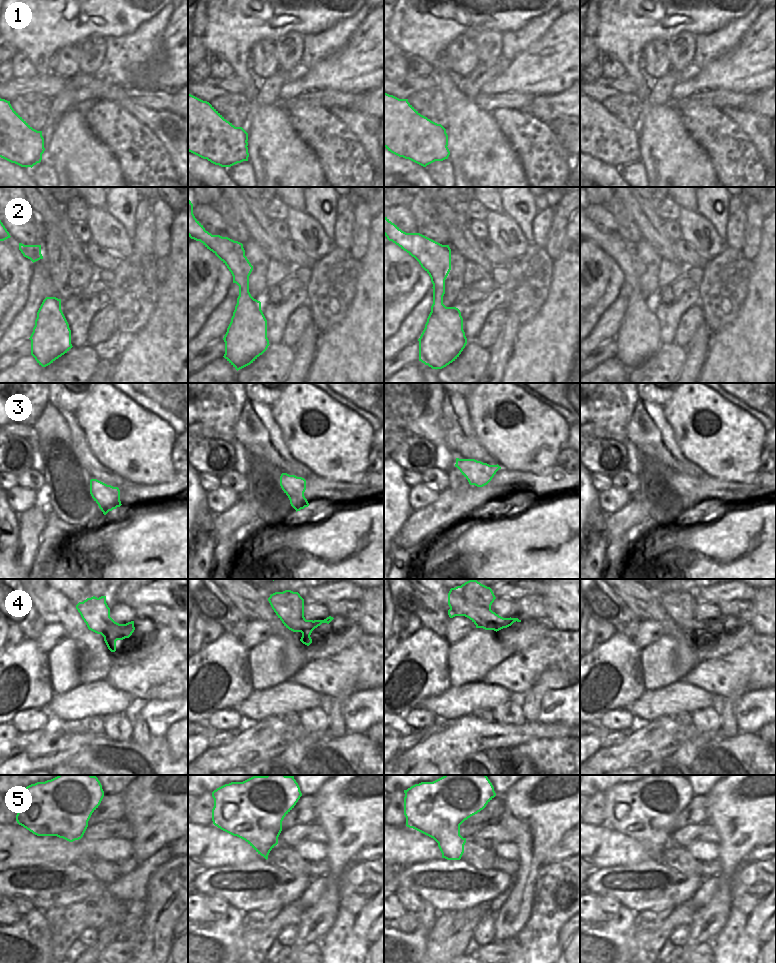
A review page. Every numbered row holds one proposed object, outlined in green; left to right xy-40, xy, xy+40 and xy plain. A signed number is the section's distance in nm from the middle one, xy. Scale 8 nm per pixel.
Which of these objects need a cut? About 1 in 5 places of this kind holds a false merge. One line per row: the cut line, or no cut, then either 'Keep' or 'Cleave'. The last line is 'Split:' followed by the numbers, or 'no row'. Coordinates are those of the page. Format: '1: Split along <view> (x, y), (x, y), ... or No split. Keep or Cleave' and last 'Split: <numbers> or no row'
1: No split. Keep
2: No split. Keep
3: No split. Keep
4: Split along xy+40 (450, 589), (459, 591), (473, 605), (486, 607), (490, 610). Cleave
5: No split. Keep
Split: 4

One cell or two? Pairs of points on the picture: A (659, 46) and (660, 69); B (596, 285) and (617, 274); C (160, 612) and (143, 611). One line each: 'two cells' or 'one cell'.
A: one cell
B: two cells
C: one cell

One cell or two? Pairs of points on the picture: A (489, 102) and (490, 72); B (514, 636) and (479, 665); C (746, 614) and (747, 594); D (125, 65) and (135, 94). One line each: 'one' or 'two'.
A: two
B: one
C: two
D: two

